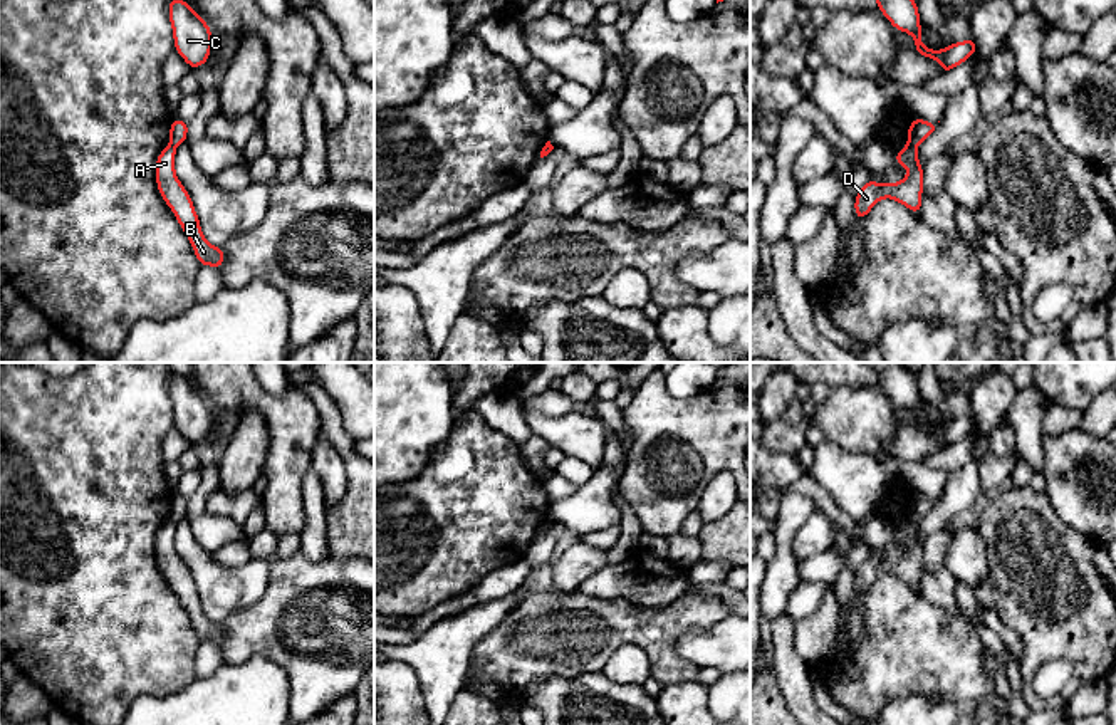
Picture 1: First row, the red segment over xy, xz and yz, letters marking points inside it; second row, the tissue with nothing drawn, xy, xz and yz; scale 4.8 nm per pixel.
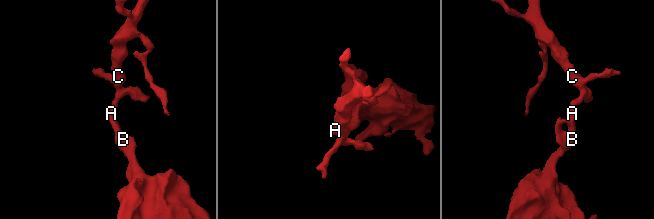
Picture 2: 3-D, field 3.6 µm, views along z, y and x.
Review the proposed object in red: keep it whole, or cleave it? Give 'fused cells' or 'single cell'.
fused cells

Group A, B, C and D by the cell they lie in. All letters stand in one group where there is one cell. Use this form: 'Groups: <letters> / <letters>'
Groups: A B D / C

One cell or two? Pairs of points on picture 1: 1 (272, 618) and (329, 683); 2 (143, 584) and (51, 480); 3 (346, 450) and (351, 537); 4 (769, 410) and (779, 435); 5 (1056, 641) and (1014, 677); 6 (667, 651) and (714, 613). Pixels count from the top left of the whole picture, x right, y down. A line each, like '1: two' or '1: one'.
1: one
2: one
3: one
4: two
5: two
6: one

